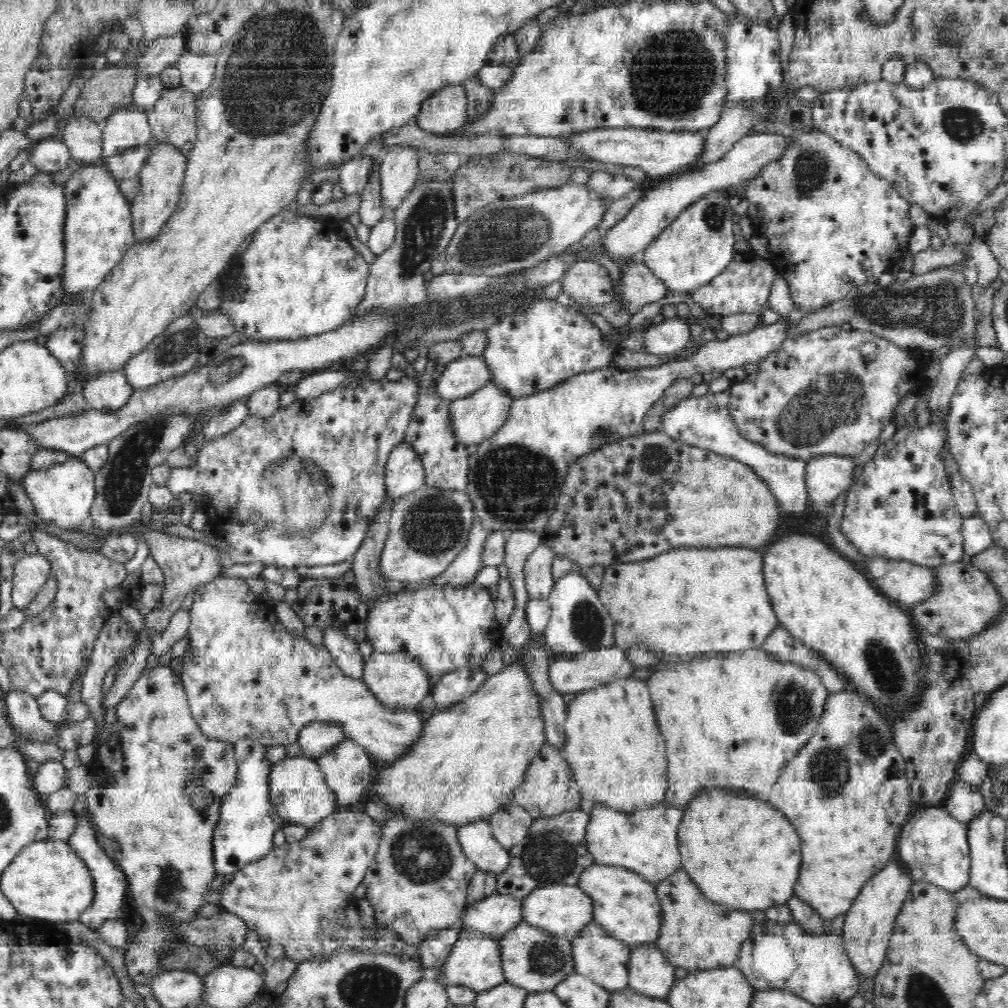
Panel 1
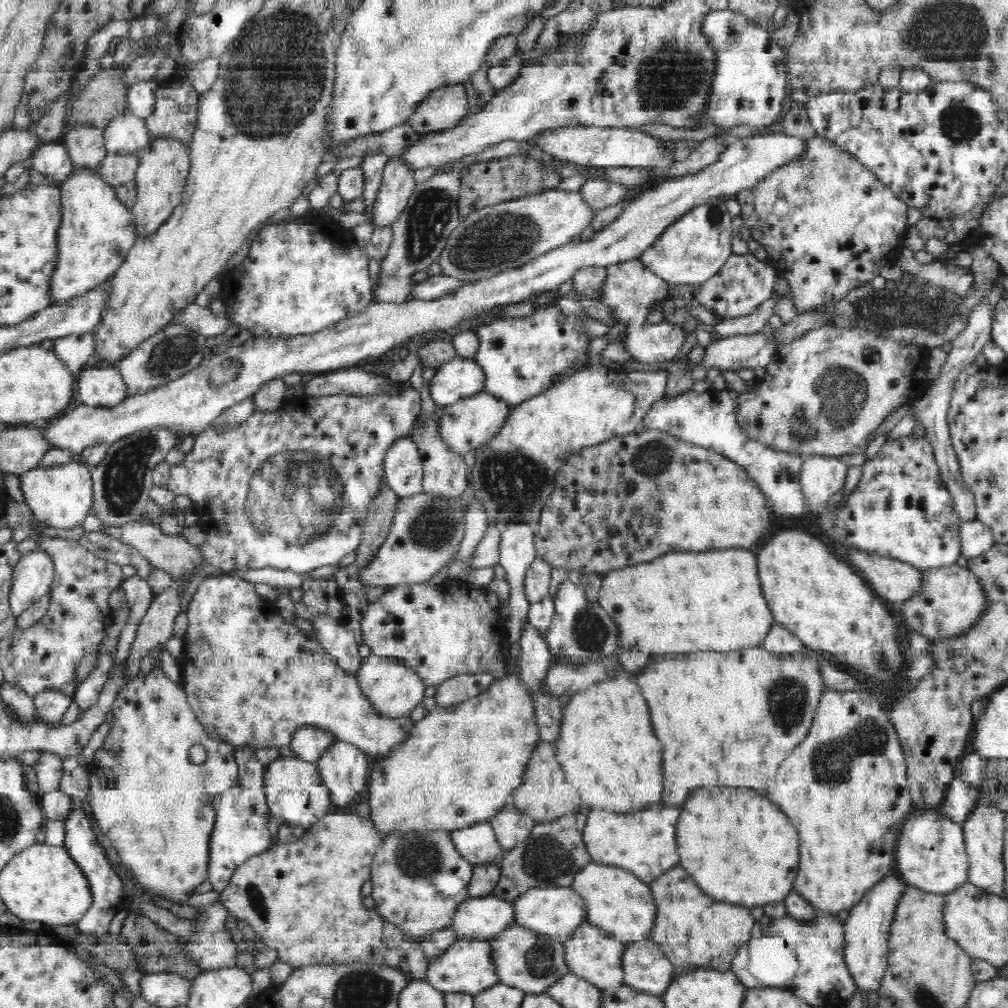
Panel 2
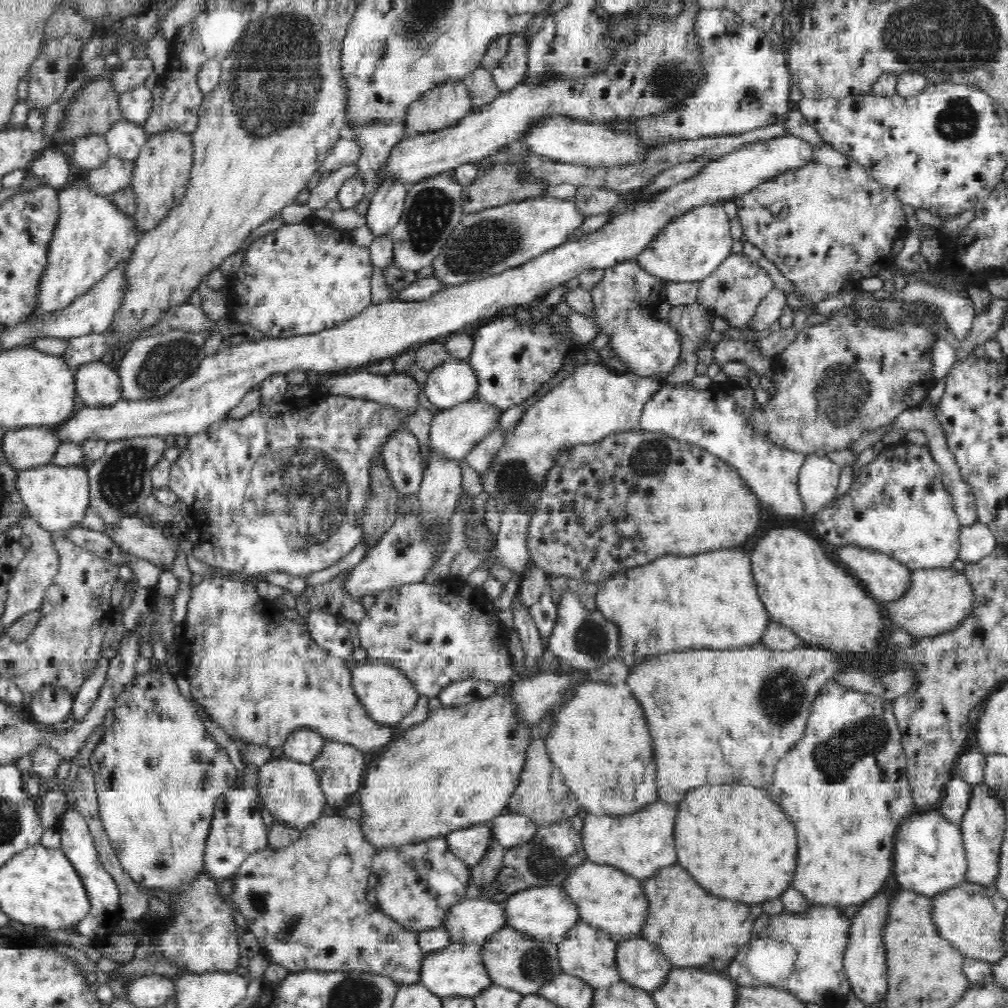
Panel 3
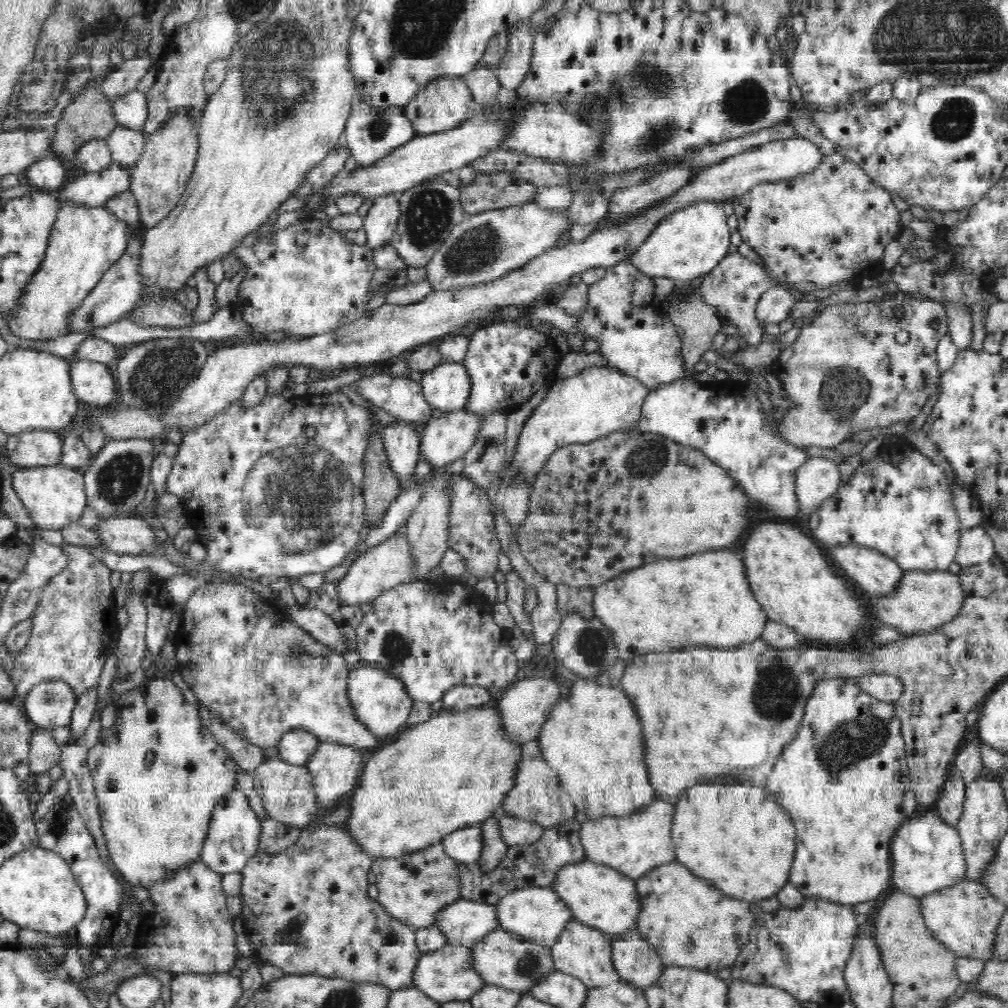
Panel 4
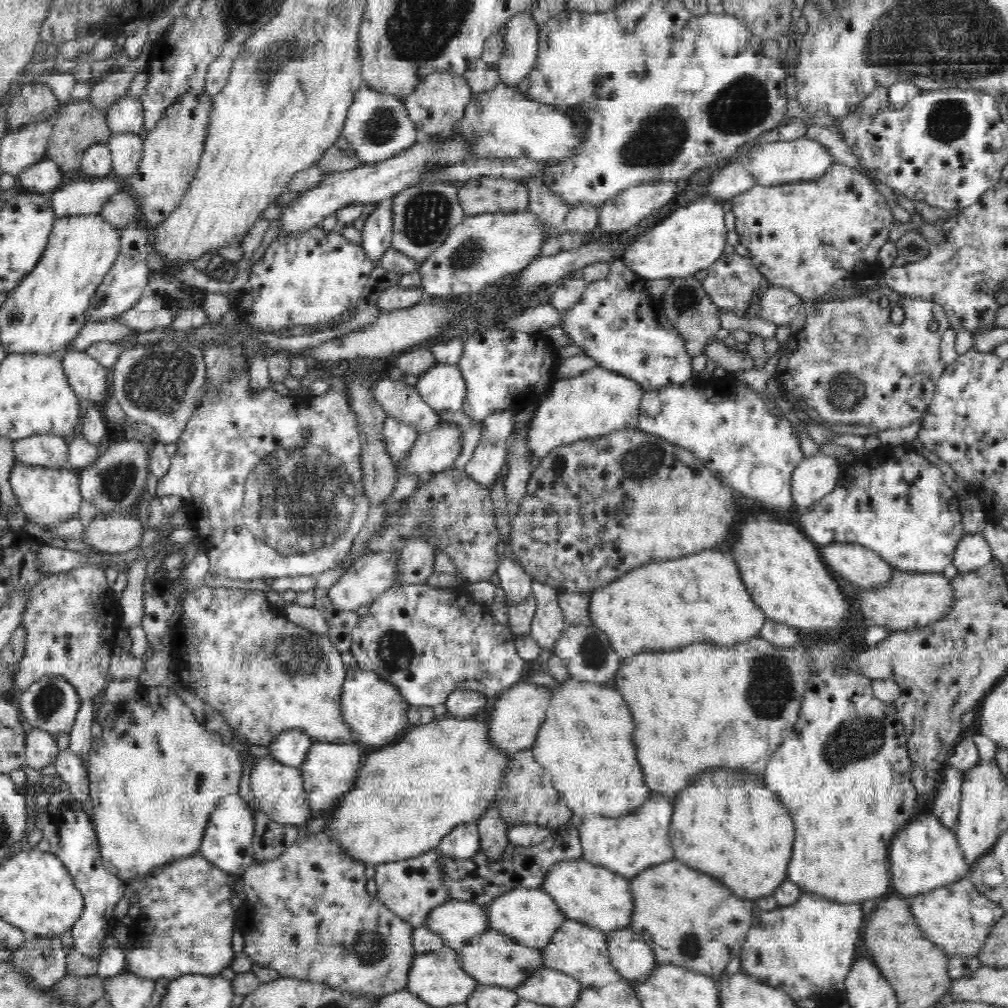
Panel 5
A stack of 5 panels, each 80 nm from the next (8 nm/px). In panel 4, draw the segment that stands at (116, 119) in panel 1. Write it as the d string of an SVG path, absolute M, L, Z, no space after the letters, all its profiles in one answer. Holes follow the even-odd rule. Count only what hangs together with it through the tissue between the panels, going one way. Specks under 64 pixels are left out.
M117 127L106 139L111 160L122 168L134 167L143 154L146 134L128 127Z

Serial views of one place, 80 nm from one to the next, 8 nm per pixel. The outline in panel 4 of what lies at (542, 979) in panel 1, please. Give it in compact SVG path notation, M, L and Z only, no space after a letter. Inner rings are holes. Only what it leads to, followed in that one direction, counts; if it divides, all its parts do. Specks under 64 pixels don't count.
M499 926L471 947L471 962L486 985L496 985L526 994L542 978L556 971L551 959L551 947L523 940L519 934L509 933Z

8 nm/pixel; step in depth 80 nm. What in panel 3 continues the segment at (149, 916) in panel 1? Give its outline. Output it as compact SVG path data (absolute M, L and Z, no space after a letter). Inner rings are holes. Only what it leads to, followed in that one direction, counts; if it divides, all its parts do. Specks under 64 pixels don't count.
M150 670L145 674L137 675L132 682L128 683L112 708L114 722L106 728L102 739L92 750L89 758L90 767L95 776L98 812L104 830L110 839L110 844L129 878L132 878L132 881L136 881L136 883L142 883L148 889L170 888L170 890L178 890L184 884L194 883L199 878L199 874L204 872L204 855L216 801L224 792L236 788L237 782L236 768L232 765L228 753L208 734L192 704L180 693L175 680L176 678L169 673Z

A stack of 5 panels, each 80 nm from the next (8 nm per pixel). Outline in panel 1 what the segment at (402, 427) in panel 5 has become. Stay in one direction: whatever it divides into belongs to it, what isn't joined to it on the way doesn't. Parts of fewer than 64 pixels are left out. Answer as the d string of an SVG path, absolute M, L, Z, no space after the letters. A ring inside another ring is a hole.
M405 442L396 445L387 458L385 485L394 501L425 485L424 467L418 452Z

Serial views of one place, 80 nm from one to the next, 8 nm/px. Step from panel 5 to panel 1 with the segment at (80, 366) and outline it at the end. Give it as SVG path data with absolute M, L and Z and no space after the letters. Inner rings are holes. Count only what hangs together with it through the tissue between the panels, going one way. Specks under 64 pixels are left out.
M120 371L100 374L88 384L82 384L80 391L90 409L108 412L124 408L134 390Z

